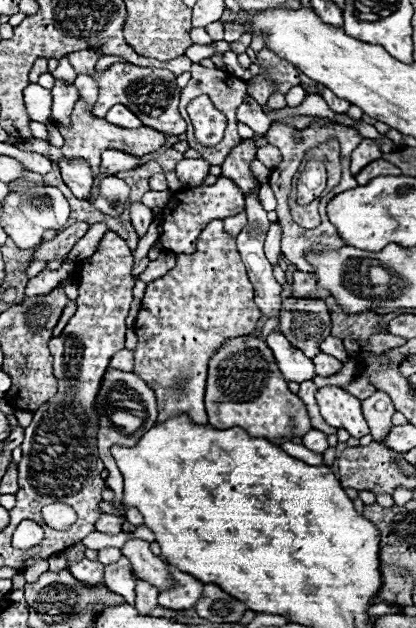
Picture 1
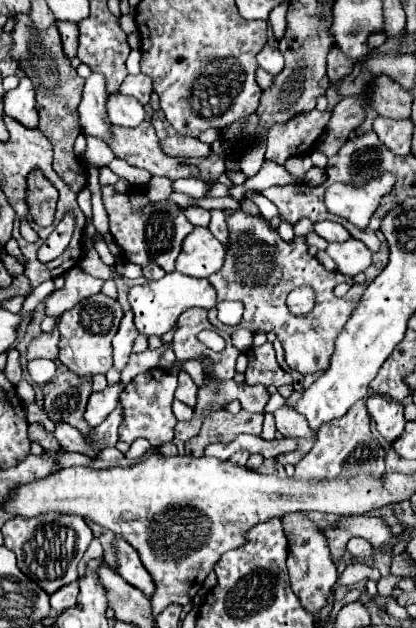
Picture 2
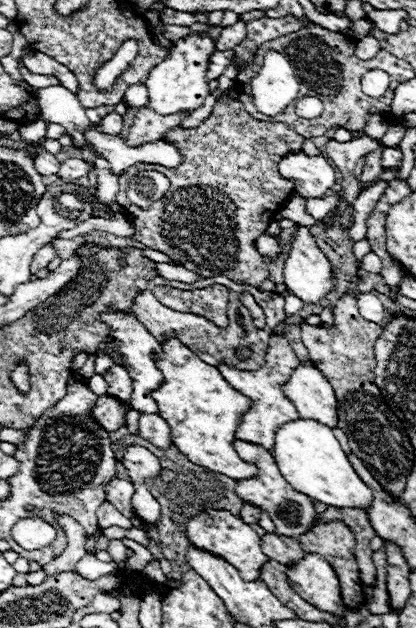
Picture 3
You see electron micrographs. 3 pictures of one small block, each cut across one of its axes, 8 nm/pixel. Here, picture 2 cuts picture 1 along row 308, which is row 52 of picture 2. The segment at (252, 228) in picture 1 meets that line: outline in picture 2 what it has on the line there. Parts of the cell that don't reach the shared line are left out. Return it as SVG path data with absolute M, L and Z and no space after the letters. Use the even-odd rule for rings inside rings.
M264 46L262 52L258 54L258 64L272 76L276 76L278 72L282 72L284 68L284 58L280 54L278 48L272 48L272 46Z

